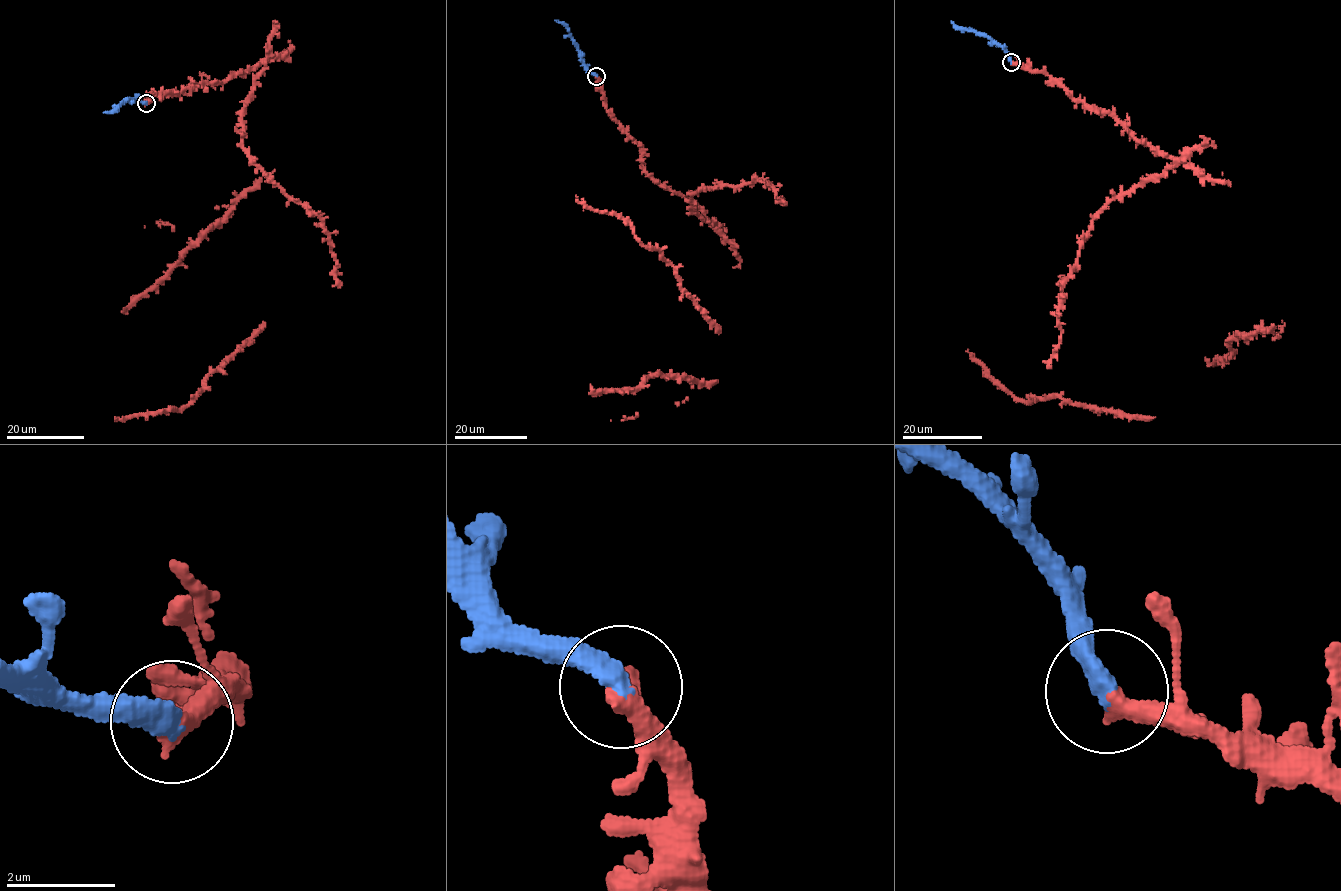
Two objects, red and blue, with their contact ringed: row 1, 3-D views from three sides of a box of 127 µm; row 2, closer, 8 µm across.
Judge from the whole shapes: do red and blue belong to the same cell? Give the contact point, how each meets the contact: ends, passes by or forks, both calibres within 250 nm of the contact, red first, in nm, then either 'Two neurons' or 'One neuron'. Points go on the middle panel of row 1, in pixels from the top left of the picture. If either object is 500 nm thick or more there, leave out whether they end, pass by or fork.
Place: (596, 76). At the ring red ends. At the ring blue ends. Thickness 380 nm (red) against 420 nm. One neuron

